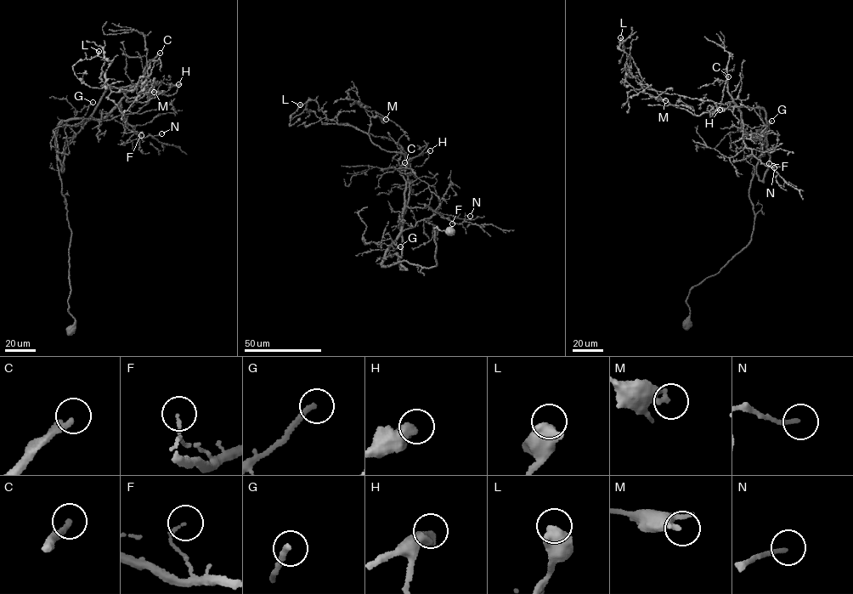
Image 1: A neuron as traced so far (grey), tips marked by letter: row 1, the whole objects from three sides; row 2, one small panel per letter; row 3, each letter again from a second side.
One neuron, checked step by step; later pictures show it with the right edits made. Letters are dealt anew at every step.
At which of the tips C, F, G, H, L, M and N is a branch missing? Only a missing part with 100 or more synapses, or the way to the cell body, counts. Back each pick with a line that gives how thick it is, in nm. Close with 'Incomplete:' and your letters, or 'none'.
C: calibre 240 nm
H: calibre 550 nm
Incomplete: C, H

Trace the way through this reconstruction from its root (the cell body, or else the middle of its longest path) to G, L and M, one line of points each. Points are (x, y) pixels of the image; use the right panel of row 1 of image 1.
G: (686, 323), (690, 289), (717, 273), (751, 240), (754, 212), (748, 189), (765, 140), (760, 129), (771, 121)
L: (686, 323), (690, 289), (751, 240), (765, 132), (745, 132), (736, 105), (663, 100), (626, 73), (620, 37)
M: (686, 323), (690, 289), (751, 240), (765, 132), (745, 132), (736, 105), (697, 115), (653, 97), (665, 100)

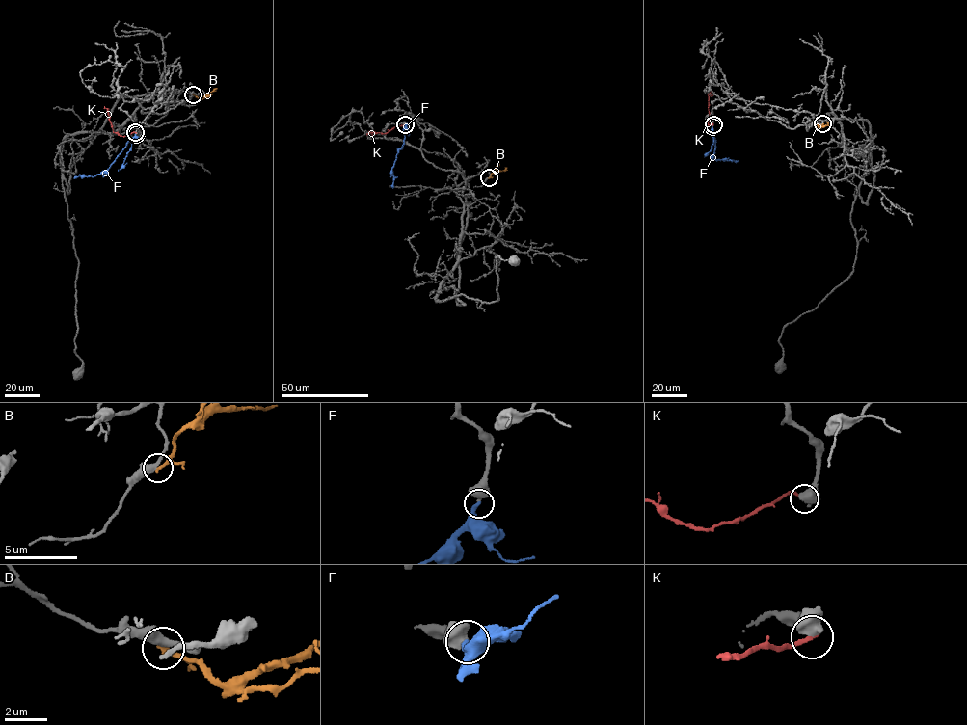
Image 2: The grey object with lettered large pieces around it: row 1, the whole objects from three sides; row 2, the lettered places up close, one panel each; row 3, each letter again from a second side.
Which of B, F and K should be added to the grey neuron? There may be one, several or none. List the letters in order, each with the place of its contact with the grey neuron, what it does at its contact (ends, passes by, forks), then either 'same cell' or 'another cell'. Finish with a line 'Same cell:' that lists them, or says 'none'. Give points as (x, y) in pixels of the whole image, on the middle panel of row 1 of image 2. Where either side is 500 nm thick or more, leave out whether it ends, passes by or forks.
B: contact (489, 177); it passes by; another cell
F: contact (405, 124); same cell
K: contact (405, 124); another cell
Same cell: F

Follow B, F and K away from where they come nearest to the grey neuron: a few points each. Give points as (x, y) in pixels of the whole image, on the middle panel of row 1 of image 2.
B: (489, 177), (504, 167)
F: (406, 124), (404, 144), (391, 169), (392, 188)
K: (404, 124), (385, 133), (366, 135)

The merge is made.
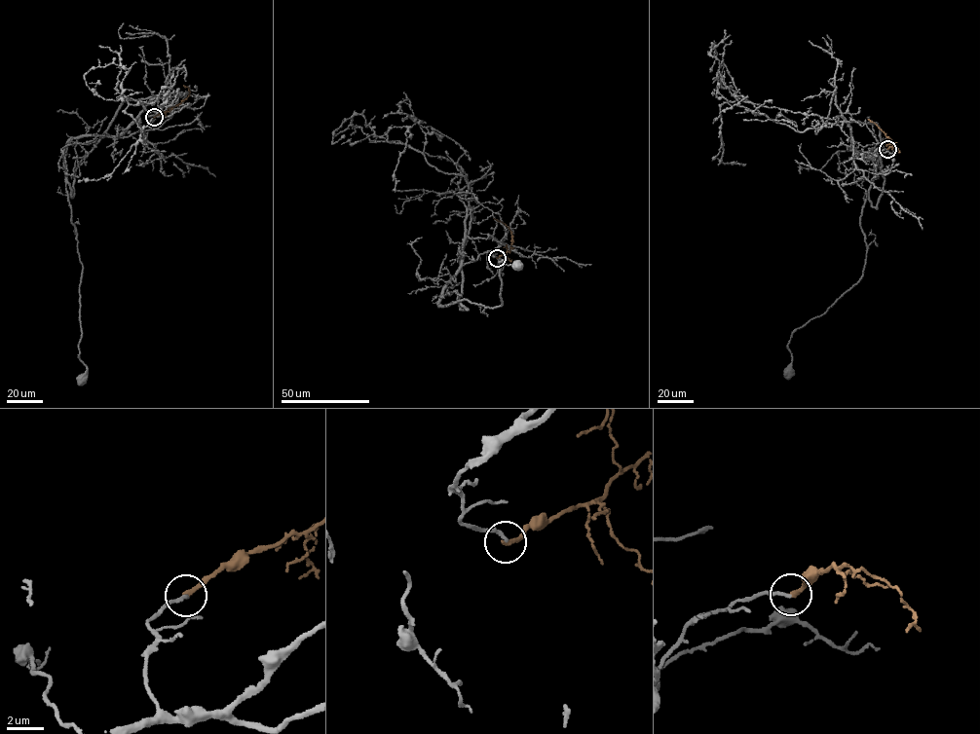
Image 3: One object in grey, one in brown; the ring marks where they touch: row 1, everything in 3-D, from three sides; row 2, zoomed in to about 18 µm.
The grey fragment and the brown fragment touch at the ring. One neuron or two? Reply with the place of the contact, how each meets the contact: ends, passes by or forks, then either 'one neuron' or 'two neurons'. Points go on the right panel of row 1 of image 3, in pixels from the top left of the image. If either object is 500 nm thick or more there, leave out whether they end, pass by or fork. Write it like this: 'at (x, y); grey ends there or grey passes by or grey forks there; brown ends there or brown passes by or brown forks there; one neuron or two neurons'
at (887, 149); grey ends there; brown ends there; two neurons

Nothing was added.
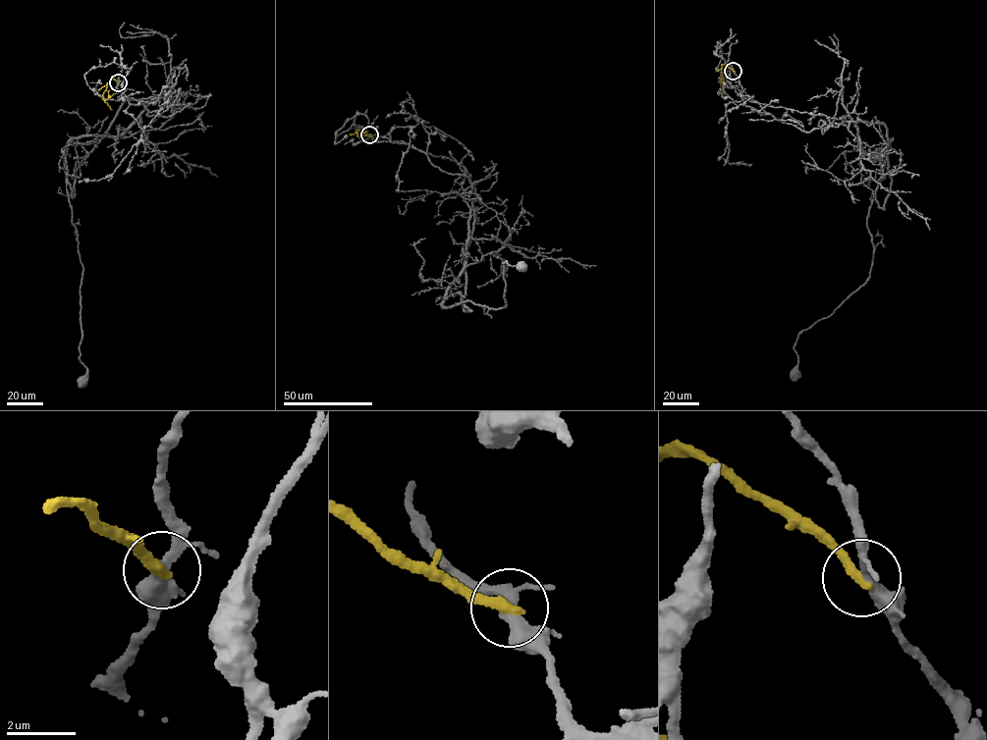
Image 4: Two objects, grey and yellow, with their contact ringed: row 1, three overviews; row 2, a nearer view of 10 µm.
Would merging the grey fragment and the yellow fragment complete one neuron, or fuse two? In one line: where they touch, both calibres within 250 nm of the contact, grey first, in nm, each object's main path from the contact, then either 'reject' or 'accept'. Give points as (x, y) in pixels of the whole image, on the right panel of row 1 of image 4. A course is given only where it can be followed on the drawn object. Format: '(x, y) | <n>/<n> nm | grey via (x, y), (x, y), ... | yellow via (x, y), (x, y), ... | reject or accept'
(733, 71) | 280/320 nm | grey via (733, 71), (782, 122), (852, 120), (860, 150), (887, 153), (869, 277), (798, 335), (795, 373) | yellow via (733, 71), (722, 64), (721, 86), (725, 95) | reject

